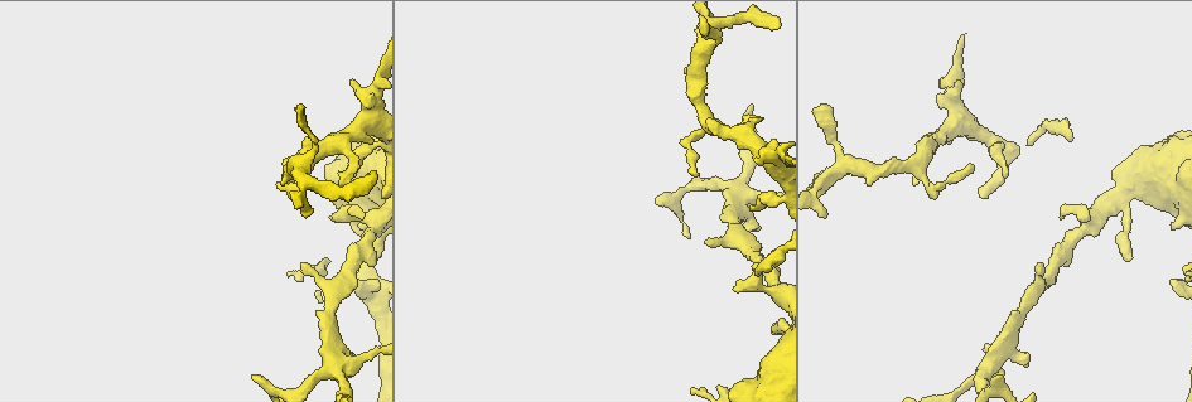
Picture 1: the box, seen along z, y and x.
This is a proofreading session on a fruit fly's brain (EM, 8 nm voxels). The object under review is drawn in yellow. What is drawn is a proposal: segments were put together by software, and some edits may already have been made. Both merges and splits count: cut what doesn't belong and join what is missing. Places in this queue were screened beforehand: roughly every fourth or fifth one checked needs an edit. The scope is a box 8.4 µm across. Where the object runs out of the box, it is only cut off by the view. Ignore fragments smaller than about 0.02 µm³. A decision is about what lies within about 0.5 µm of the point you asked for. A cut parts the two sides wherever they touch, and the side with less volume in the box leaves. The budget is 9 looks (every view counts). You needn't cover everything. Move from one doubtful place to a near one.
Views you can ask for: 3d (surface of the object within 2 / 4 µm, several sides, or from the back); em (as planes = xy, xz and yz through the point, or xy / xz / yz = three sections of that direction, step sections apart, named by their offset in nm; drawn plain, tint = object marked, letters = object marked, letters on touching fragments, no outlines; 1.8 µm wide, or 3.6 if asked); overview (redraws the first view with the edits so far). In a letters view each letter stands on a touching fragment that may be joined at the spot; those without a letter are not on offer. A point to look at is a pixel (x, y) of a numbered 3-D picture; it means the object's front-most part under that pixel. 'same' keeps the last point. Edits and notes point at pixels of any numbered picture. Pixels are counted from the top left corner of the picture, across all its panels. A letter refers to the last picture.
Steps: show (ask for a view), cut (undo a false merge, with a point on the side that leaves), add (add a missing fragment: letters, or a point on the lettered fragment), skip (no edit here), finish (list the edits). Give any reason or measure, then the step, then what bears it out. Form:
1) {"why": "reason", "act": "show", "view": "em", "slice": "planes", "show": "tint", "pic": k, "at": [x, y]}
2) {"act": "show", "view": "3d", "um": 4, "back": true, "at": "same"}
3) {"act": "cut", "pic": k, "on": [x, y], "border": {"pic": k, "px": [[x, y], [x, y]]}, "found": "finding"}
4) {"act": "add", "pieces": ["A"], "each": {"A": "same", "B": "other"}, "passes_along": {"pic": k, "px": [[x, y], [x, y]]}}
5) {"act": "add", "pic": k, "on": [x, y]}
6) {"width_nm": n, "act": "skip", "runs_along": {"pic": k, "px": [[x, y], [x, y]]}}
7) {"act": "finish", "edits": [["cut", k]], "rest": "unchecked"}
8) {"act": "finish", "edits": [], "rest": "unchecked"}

{"why": "four or more arms meet", "act": "show", "view": "3d", "um": 2, "pic": 1, "at": [738, 192]}

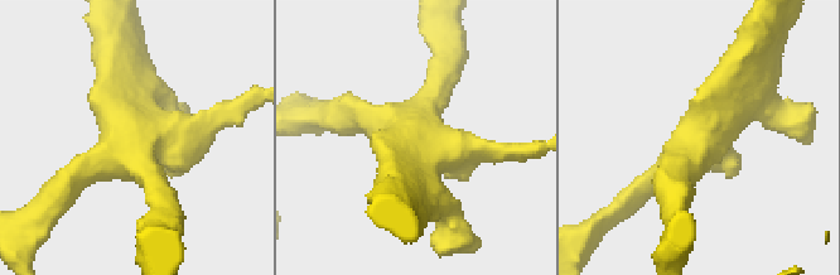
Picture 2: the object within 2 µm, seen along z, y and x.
{"why": "shape alone is not enough", "act": "show", "view": "em", "slice": "planes", "show": "plain", "pic": 2, "at": [125, 127]}

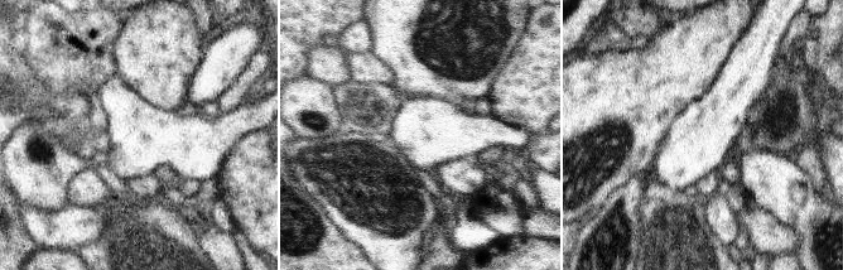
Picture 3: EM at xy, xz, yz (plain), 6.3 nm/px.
{"why": "see the neighbours", "act": "show", "view": "em", "slice": "planes", "show": "letters", "at": "same"}

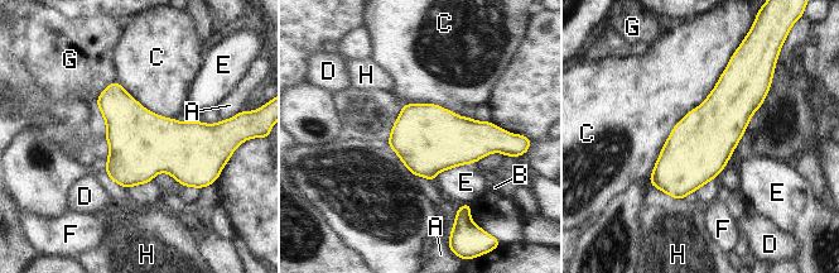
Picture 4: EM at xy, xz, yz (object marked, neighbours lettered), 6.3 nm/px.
{"act": "skip", "each": {"A": "other", "B": "other", "C": "other", "D": "other", "E": "other", "F": "other", "G": "other", "H": "other"}, "border": {"pic": 4, "px": [[732, 56], [673, 128], [649, 182]]}, "found": "one neuron here"}

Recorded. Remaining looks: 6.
{"why": "stops while still wide", "act": "show", "view": "em", "slice": "planes", "show": "letters", "pic": 1, "at": [758, 160]}

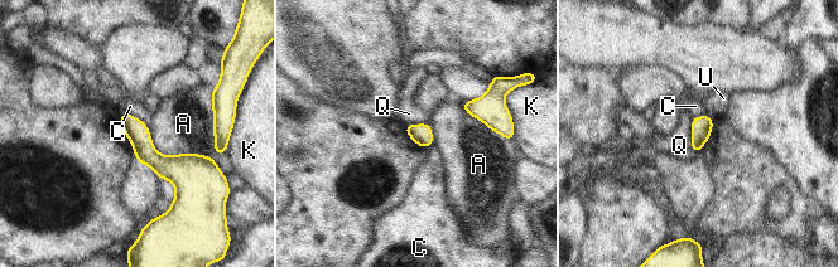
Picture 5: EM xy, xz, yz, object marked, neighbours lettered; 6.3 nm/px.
{"act": "skip", "each": {"A": "other", "C": "other", "K": "other", "Q": "other", "U": "other"}, "border": {"pic": 5, "px": [[692, 117], [690, 146], [698, 154]]}, "found": "none of them fits"}

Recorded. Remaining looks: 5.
{"why": "thin end", "act": "show", "view": "em", "um": 3.6, "slice": "yz", "step": 4, "show": "tint", "pic": 1, "at": [695, 173]}

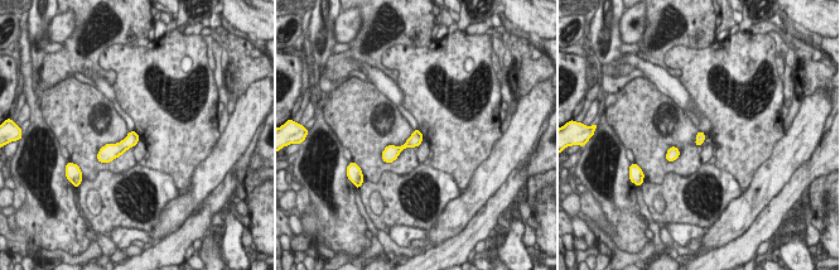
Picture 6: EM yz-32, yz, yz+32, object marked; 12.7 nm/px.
{"act": "show", "view": "em", "um": 3.6, "slice": "yz", "step": 4, "show": "letters", "at": "same"}

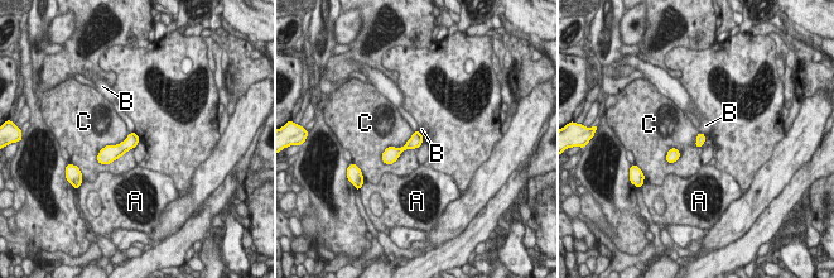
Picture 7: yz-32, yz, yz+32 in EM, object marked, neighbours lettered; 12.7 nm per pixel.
{"longest_contact_nm": ["C", 550], "act": "skip", "each": {"A": "other", "B": "other", "C": "other"}, "border": {"pic": 7, "px": [[414, 132], [381, 161]]}, "found": "none of them fits"}

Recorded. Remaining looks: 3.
{"why": "branch stops here", "act": "show", "view": "3d", "um": 2, "pic": 1, "at": [363, 281]}

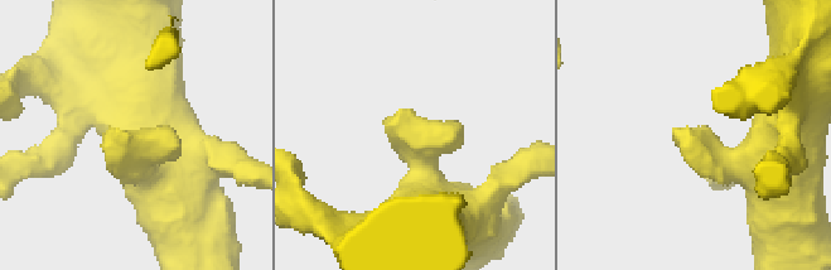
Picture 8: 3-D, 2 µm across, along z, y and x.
{"why": "shape alone is not enough", "act": "show", "view": "em", "slice": "xz", "step": 16, "show": "tint", "pic": 8, "at": [674, 136]}

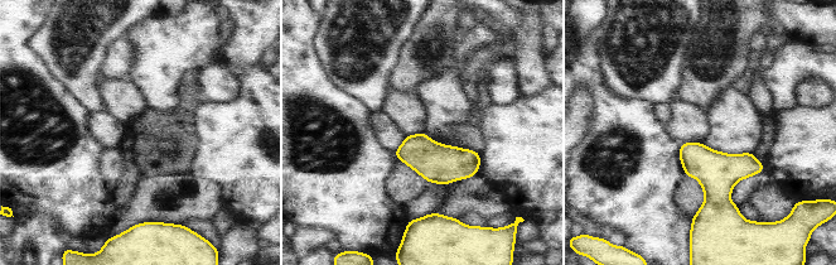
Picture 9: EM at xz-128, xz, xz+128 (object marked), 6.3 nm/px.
{"act": "show", "view": "em", "slice": "planes", "show": "letters", "at": "same"}

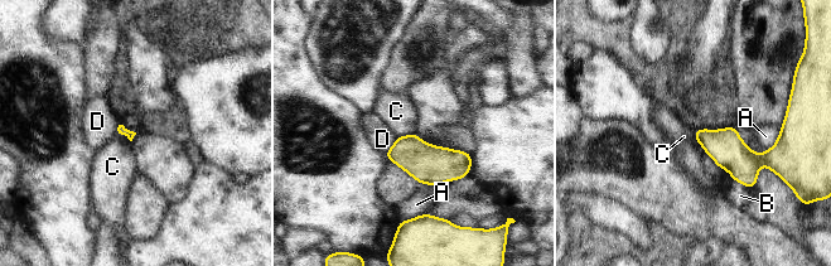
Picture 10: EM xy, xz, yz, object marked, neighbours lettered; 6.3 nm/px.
{"act": "skip", "each": {"A": "other", "B": "other", "C": "other", "D": "other"}, "border": {"pic": 10, "px": [[415, 132], [397, 138]]}, "found": "none of them fits"}

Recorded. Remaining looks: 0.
{"act": "finish", "edits": [], "rest": "unchecked"}

